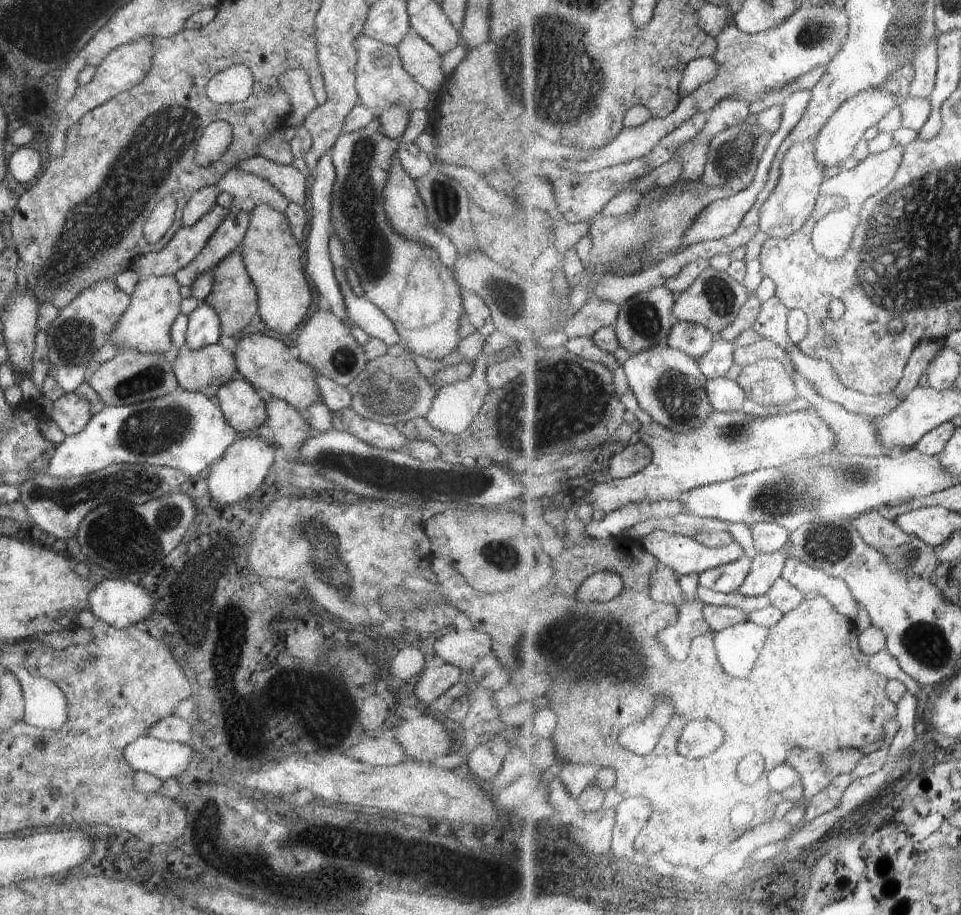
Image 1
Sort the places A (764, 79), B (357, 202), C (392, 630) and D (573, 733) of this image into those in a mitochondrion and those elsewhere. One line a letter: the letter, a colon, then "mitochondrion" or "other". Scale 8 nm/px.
A: other
B: mitochondrion
C: other
D: other

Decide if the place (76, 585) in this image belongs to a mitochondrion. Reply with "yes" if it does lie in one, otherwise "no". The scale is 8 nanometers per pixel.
no

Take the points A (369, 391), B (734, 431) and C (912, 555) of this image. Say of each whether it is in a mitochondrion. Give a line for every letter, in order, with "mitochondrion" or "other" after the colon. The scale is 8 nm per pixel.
A: mitochondrion
B: mitochondrion
C: mitochondrion

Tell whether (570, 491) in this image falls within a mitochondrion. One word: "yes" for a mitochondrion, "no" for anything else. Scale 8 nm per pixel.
no

